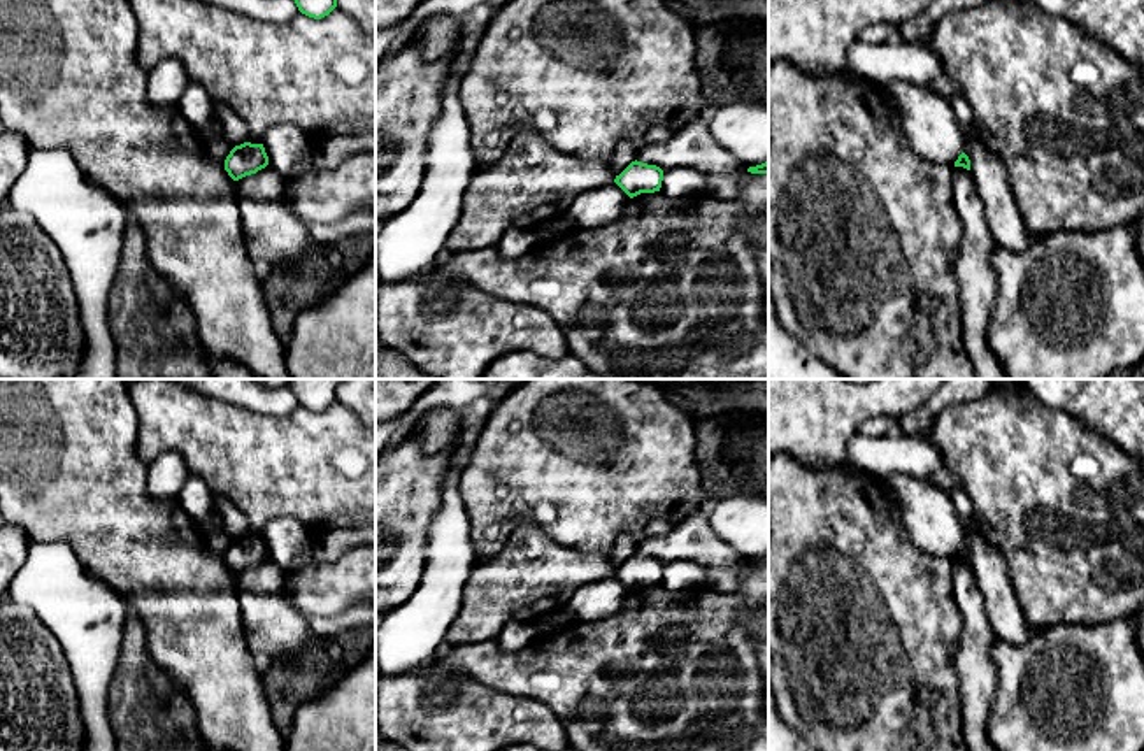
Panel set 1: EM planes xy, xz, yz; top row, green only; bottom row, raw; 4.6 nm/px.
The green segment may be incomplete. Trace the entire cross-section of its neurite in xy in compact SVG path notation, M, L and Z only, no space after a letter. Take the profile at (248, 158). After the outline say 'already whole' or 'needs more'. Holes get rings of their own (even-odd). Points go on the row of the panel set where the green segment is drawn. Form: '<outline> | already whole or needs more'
M244 142L235 146L225 160L225 170L233 181L256 174L268 165L263 144Z | already whole

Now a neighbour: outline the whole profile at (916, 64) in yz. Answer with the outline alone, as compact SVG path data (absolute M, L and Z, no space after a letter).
M860 39L849 47L849 65L876 84L904 81L928 88L946 70L928 42L867 44Z

